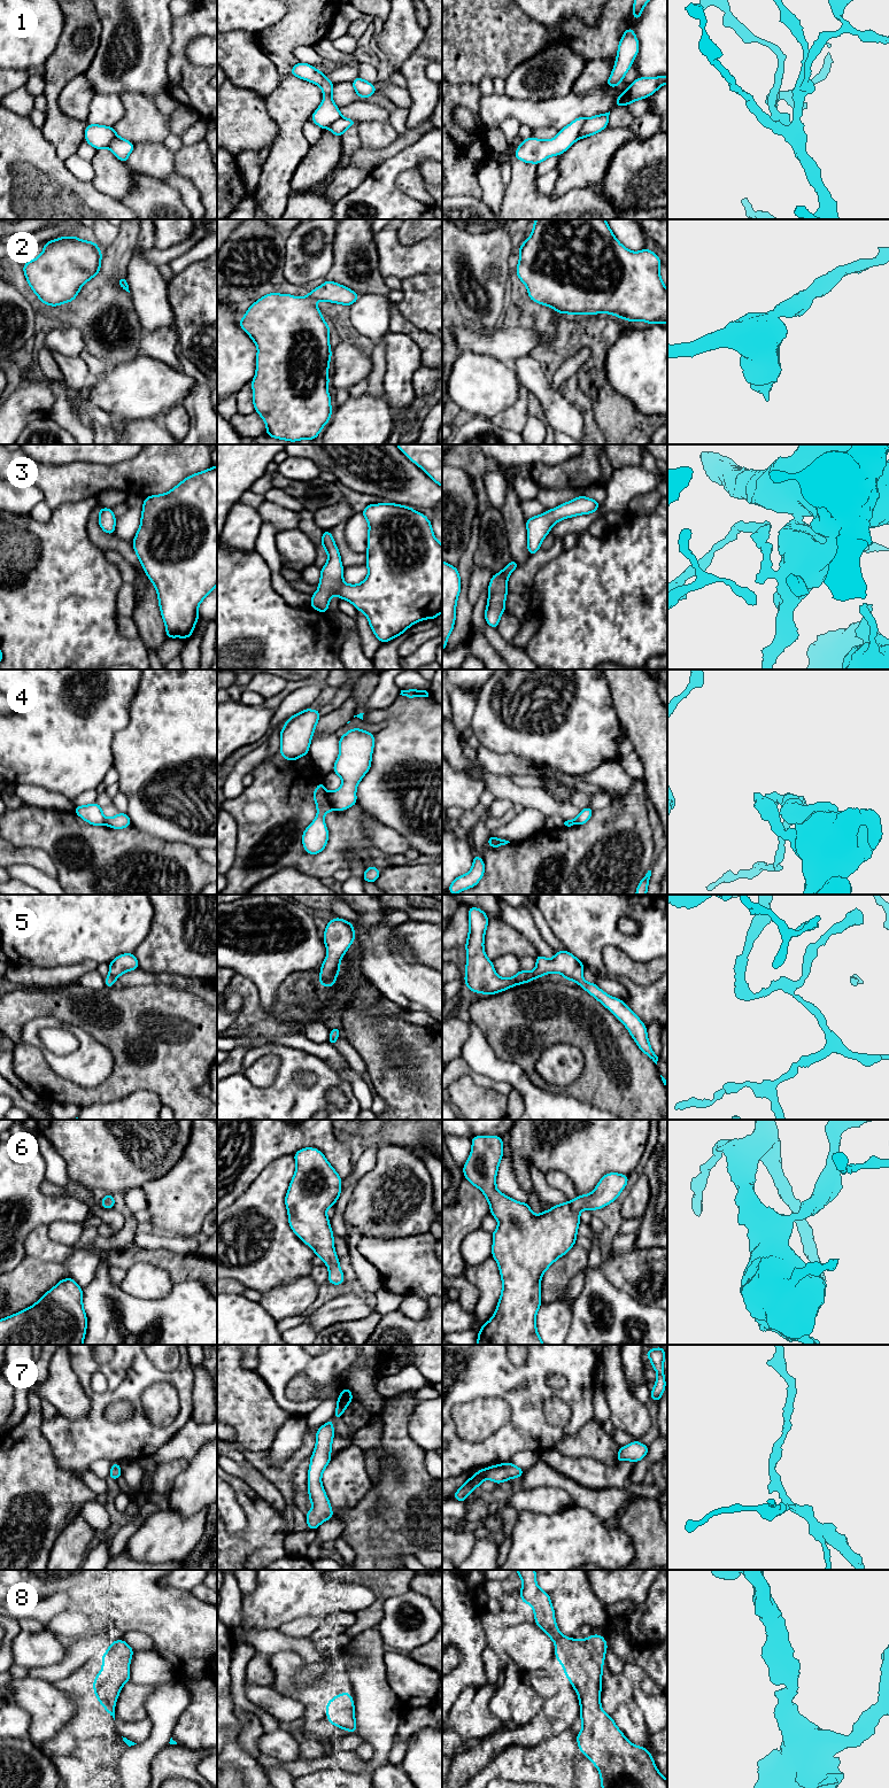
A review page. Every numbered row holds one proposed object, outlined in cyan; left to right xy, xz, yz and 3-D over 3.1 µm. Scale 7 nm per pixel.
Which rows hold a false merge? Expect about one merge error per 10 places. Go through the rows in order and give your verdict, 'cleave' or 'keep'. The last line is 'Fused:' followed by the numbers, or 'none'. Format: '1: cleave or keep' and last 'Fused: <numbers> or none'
1: keep
2: keep
3: keep
4: cleave
5: keep
6: keep
7: keep
8: keep
Fused: 4

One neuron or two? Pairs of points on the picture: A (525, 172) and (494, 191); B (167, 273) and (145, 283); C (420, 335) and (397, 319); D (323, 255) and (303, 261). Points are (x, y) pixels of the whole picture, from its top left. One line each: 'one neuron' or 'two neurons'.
A: two neurons
B: two neurons
C: one neuron
D: one neuron

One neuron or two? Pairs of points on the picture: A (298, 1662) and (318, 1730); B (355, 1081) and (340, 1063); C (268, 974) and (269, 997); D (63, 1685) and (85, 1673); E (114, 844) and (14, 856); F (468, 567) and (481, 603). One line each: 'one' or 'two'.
A: one
B: one
C: one
D: one
E: two
F: two

